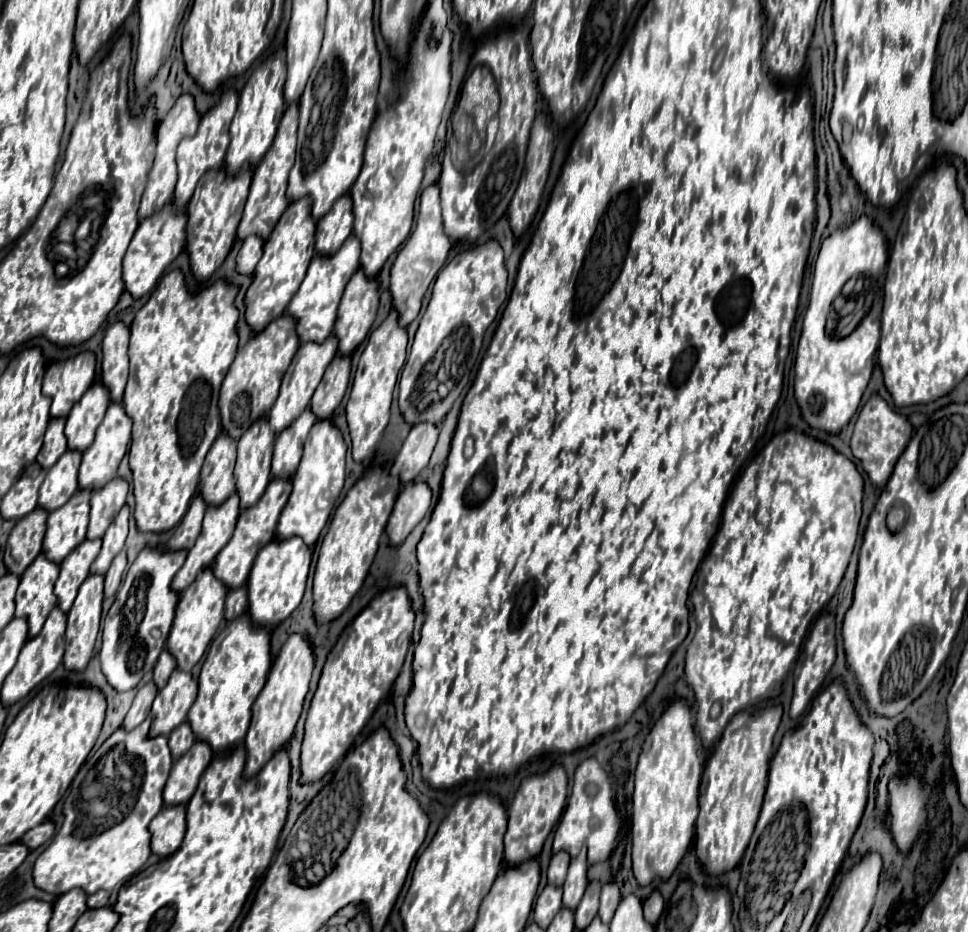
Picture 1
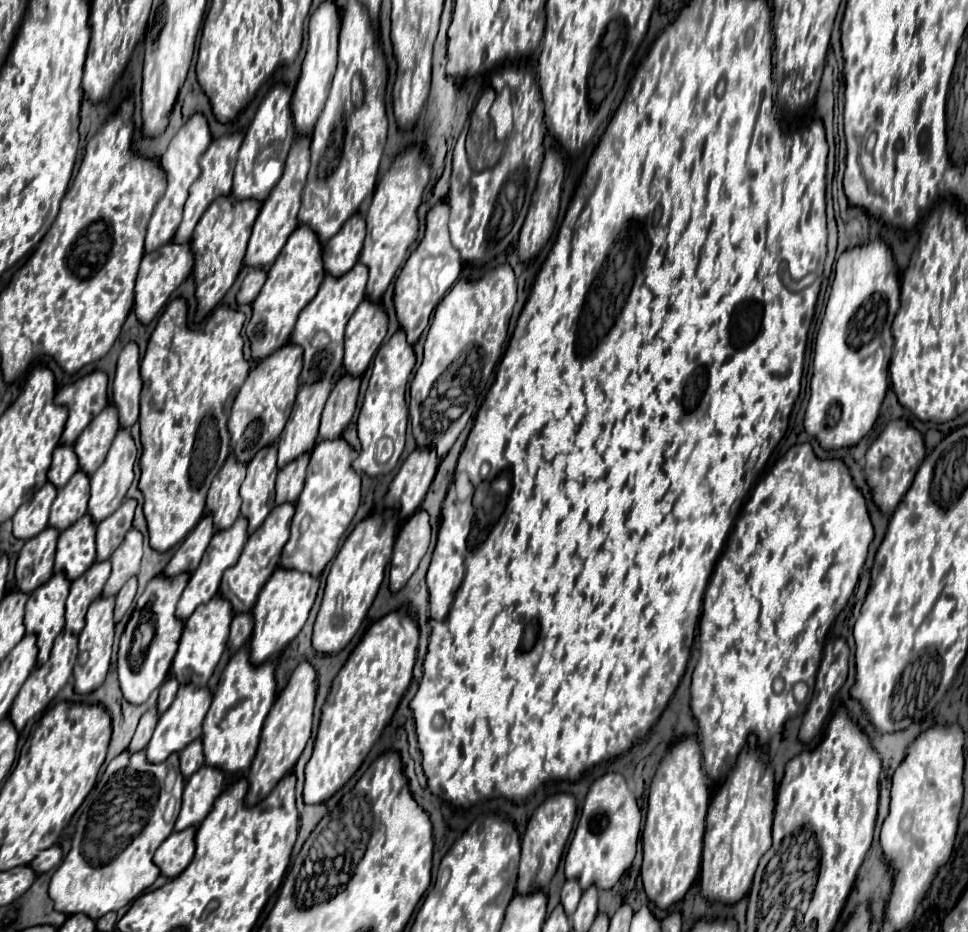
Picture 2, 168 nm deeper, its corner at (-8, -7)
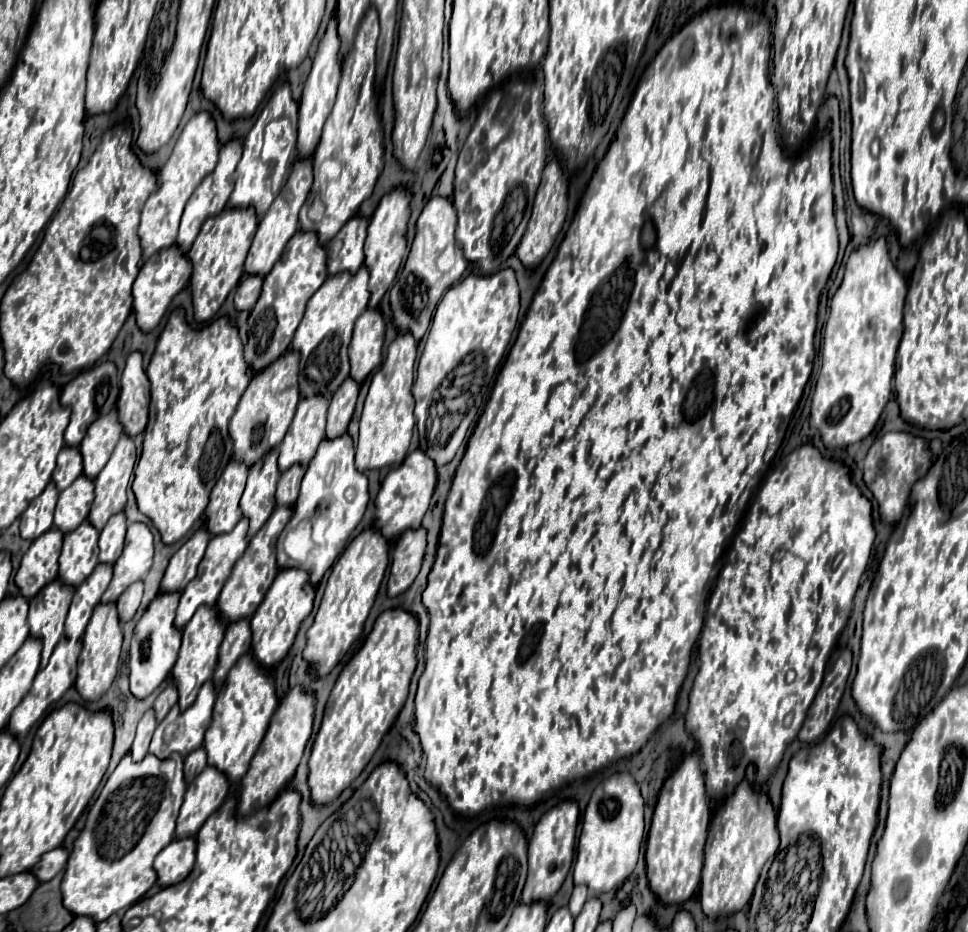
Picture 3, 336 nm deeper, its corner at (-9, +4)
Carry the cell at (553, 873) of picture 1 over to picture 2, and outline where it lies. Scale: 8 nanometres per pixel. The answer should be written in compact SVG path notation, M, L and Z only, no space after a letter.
M567 880L565 882L565 886L561 890L561 904L563 904L567 916L573 916L577 904L581 900L581 894L583 894L583 890L581 890L581 886L579 886L577 880Z

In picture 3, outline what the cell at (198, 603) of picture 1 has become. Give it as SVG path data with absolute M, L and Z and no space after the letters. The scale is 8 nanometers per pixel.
M200 605L200 609L196 609L196 617L192 617L192 621L188 621L188 625L184 627L180 655L172 669L172 679L176 681L176 687L180 693L180 699L178 699L180 709L186 709L188 705L192 705L200 685L212 677L214 667L218 663L218 649L224 639L224 631L226 631L226 623L220 617L218 609L208 605Z

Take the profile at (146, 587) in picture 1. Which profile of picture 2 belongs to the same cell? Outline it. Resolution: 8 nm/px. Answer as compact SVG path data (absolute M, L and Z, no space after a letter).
M187 574L175 578L157 576L147 584L145 592L137 598L133 616L121 636L117 658L119 684L125 700L131 704L143 704L151 696L151 692L163 684L163 680L169 674L183 632L183 622L177 620L175 616L175 606L187 586L187 580L189 580Z

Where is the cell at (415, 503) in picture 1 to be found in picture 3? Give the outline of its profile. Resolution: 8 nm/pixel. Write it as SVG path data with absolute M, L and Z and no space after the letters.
M406 529L394 543L392 567L388 579L388 595L396 597L404 593L416 579L426 553L426 529Z

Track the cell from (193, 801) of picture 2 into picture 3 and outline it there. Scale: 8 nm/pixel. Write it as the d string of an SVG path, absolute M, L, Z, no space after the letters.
M206 767L188 785L180 815L176 821L176 837L194 837L204 821L224 803L228 795L228 777L218 769Z

